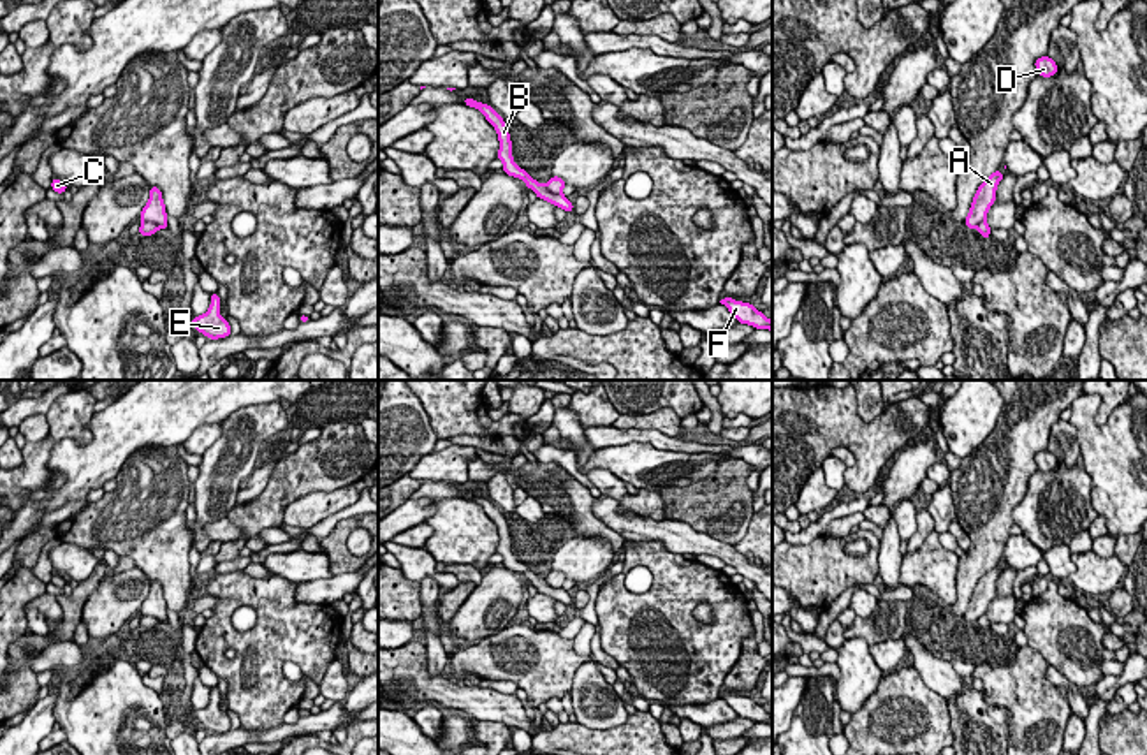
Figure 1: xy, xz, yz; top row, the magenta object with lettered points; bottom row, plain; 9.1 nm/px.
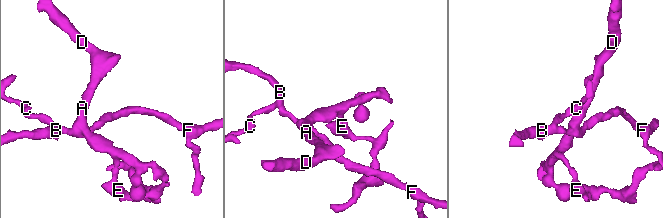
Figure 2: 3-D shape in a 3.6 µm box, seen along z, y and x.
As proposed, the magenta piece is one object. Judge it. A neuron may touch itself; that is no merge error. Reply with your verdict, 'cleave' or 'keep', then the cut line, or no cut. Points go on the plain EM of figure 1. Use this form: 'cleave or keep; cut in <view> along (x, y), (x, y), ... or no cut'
cleave; cut in xy along (143, 615), (152, 615), (160, 622)

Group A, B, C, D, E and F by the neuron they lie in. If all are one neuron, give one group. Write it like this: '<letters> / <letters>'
A D E / B C F

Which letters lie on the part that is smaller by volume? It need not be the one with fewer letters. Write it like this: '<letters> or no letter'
A, D, E

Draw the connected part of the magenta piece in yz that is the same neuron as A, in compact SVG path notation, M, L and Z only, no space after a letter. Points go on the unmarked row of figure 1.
M997 563L978 581L969 607L964 614L966 621L976 623L976 619L985 614L985 609L996 597L996 583L1003 572L1003 567Z

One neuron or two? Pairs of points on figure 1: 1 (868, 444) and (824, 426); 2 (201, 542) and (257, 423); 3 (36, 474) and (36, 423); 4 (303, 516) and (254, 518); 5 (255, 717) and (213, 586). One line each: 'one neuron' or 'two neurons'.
1: one neuron
2: one neuron
3: two neurons
4: two neurons
5: one neuron

